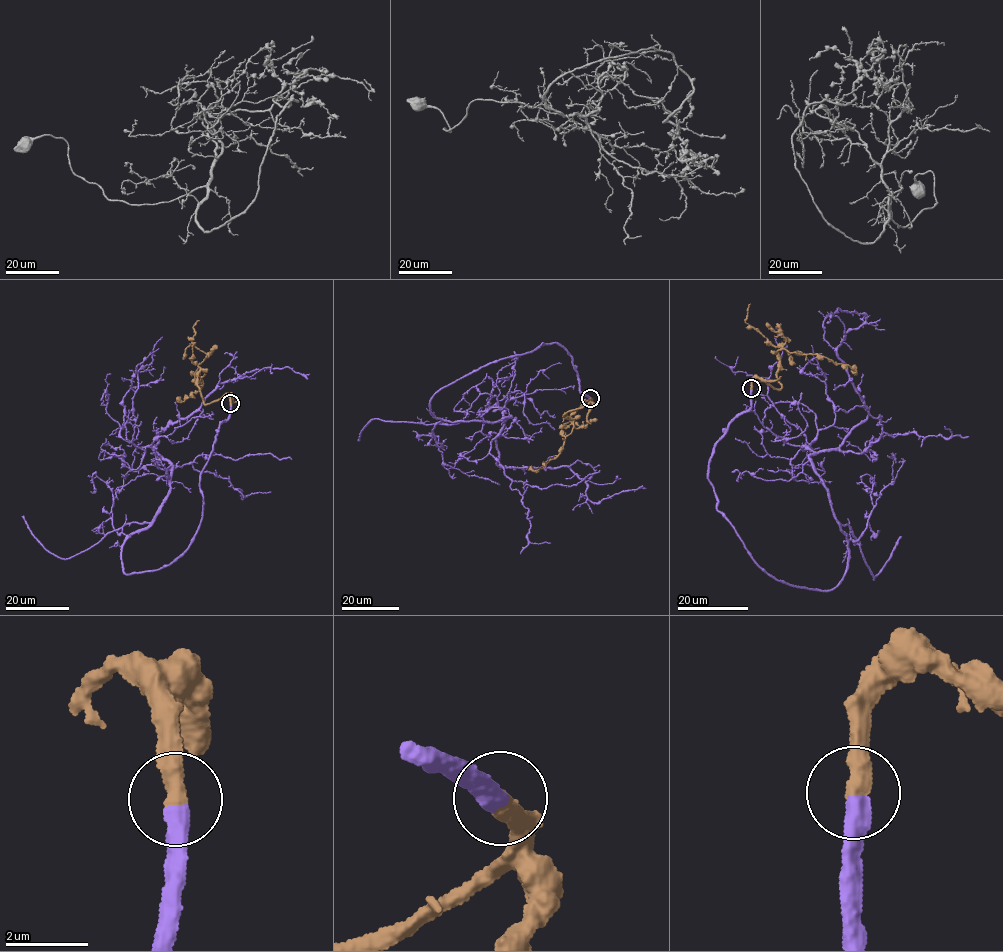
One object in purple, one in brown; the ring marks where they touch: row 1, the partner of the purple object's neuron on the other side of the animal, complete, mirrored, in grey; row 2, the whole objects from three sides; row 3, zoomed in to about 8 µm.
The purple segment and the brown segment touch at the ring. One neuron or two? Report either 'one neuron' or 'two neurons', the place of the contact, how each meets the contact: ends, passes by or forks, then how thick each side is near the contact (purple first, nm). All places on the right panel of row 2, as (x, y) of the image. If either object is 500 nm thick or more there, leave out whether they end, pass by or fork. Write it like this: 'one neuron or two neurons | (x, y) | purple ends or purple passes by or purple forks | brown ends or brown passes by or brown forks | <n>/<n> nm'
one neuron | (751, 388) | 500/480 nm

